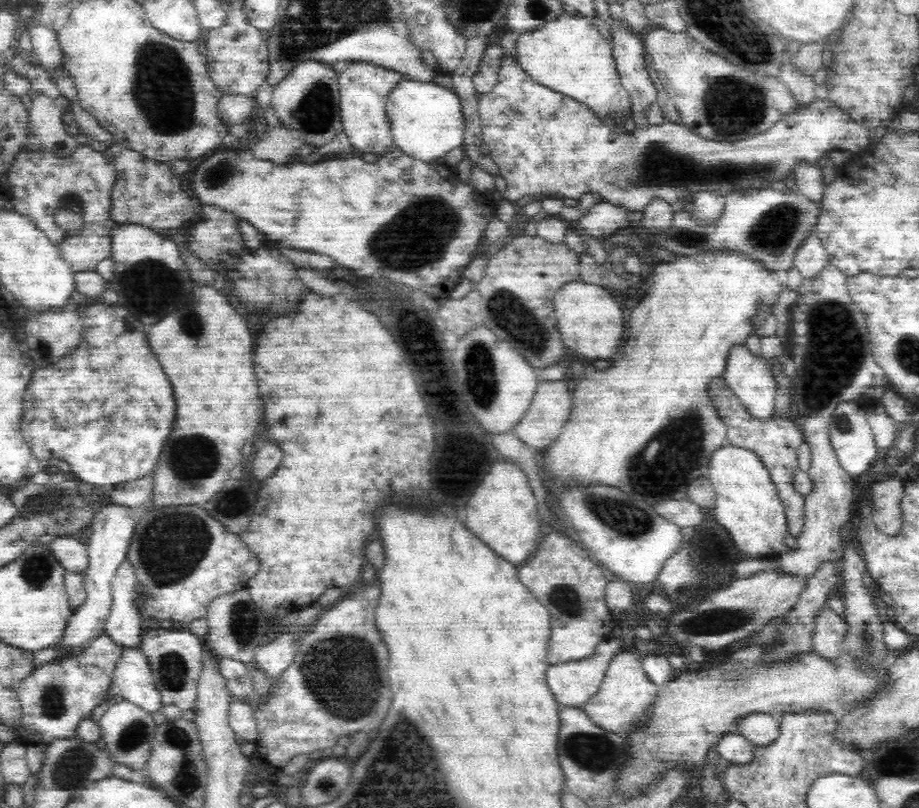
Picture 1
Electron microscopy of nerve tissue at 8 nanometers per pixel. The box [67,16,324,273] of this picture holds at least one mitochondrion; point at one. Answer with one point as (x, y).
(163, 92)

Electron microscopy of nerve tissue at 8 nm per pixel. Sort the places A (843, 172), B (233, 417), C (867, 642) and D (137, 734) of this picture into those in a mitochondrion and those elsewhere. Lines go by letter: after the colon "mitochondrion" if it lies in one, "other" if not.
A: other
B: other
C: mitochondrion
D: mitochondrion

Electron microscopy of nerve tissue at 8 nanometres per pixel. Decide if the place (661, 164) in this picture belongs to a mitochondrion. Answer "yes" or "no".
yes

